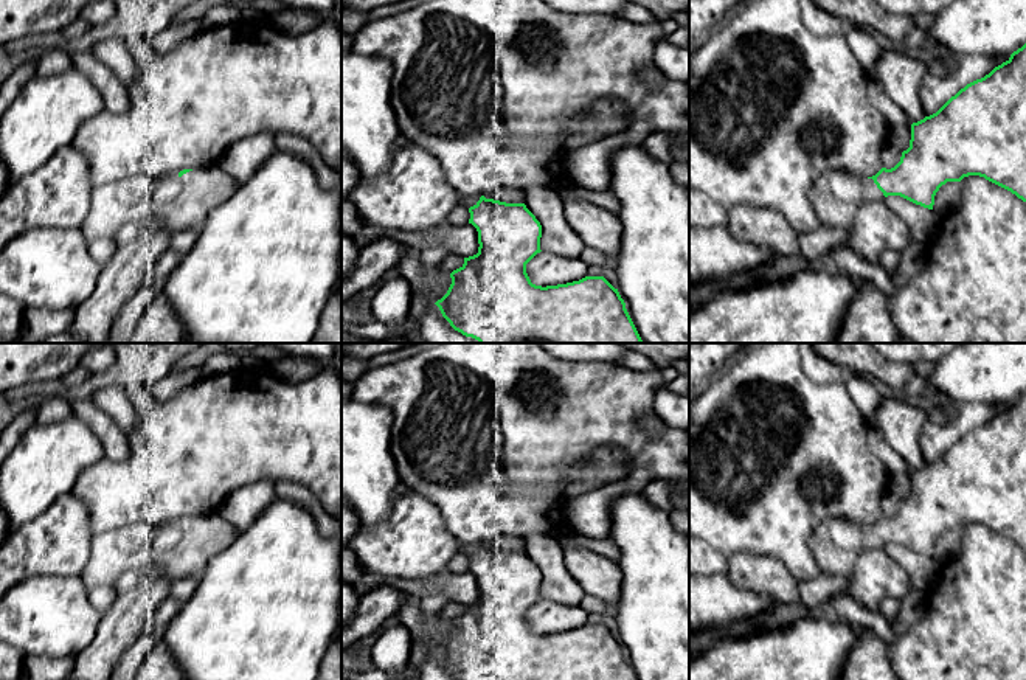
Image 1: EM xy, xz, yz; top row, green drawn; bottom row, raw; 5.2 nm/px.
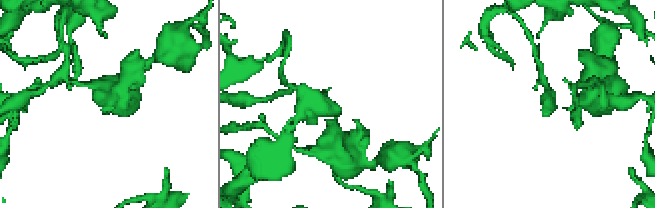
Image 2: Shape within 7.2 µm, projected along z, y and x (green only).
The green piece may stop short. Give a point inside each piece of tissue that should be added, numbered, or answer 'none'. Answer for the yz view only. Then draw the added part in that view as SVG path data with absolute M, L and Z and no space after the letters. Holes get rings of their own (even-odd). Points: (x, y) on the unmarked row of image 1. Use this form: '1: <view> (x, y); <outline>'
1: yz (870, 539); M872 526L861 528L861 543L863 548L883 548L883 540L877 536Z

